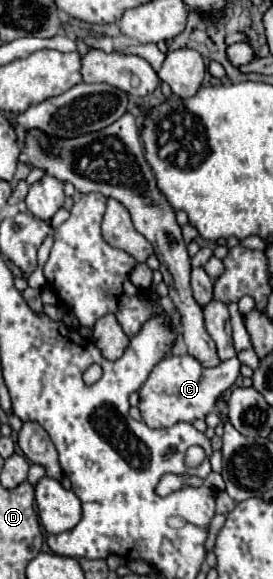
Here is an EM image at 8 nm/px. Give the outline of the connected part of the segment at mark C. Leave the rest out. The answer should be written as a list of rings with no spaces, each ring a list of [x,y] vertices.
[[[167,355],[161,359],[153,371],[149,373],[147,381],[139,389],[139,411],[145,425],[161,429],[171,427],[175,423],[193,423],[195,419],[205,419],[217,405],[217,399],[235,383],[239,377],[239,359],[227,359],[221,361],[217,367],[203,367],[197,359],[191,355]]]

